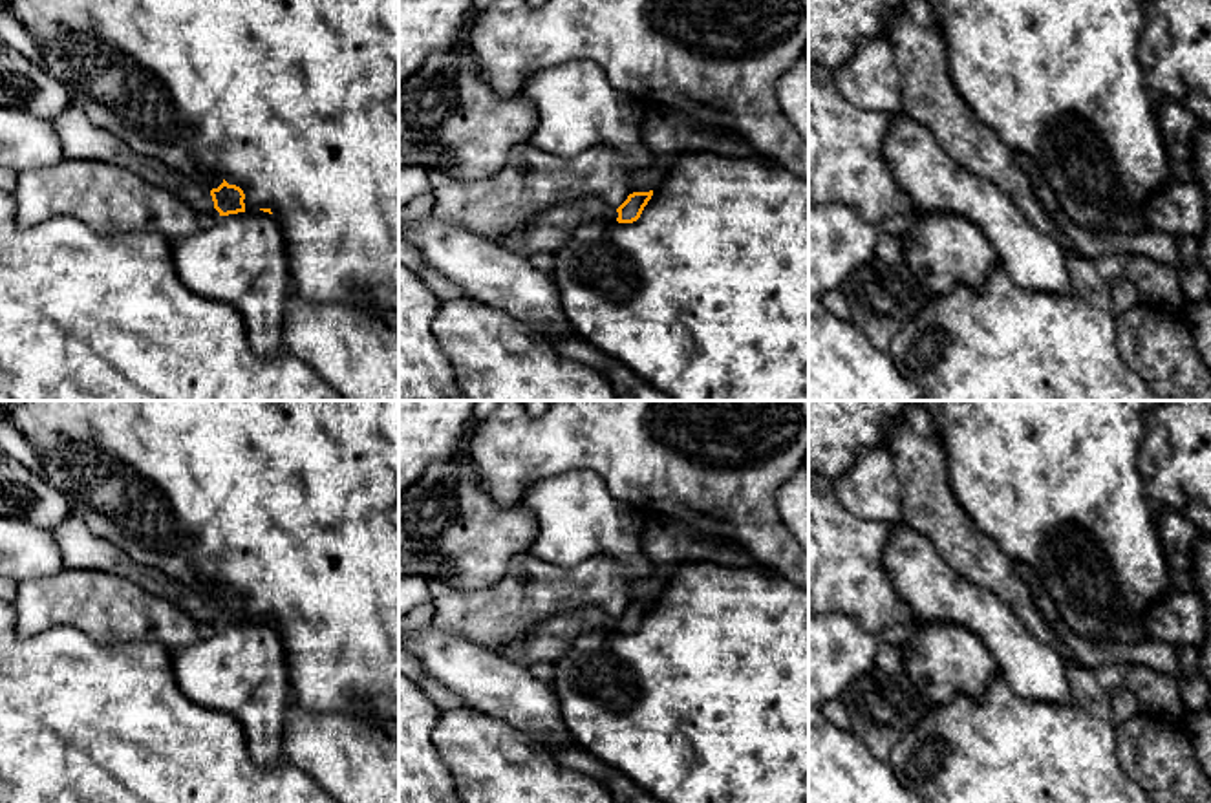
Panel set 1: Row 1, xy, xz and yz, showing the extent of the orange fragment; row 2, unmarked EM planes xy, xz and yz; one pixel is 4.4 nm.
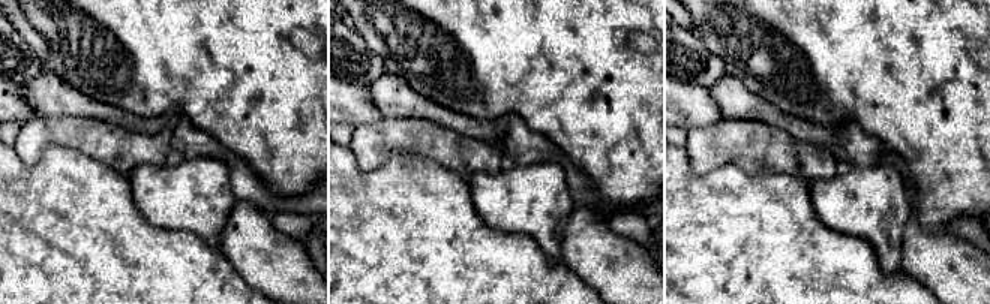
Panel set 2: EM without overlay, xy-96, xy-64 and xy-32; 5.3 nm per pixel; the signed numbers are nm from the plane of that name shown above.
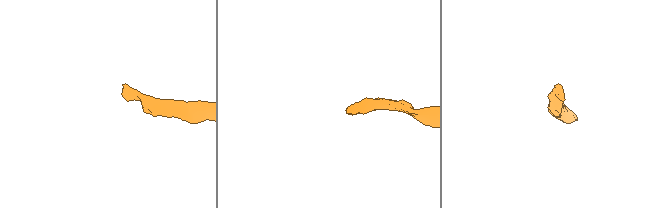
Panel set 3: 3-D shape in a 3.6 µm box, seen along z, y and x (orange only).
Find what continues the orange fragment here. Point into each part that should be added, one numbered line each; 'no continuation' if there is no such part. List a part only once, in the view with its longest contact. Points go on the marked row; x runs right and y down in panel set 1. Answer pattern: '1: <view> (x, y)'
1: xy (81, 139)

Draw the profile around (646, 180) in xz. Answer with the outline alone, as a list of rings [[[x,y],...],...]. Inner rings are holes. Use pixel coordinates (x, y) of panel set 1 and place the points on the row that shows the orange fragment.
[[[670,157],[657,159],[657,163],[649,168],[637,170],[629,181],[629,194],[633,192],[649,192],[660,185],[666,177],[671,163]]]

